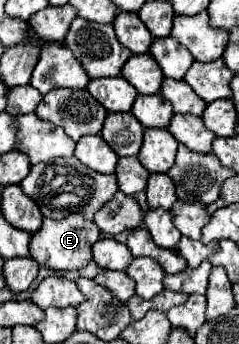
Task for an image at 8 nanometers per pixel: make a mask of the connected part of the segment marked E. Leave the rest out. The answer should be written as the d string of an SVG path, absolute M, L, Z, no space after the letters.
M69 214L61 220L43 218L43 226L33 234L29 244L29 256L39 262L41 266L53 268L53 270L79 270L89 264L93 258L91 246L99 240L101 230L93 220L87 220L83 214Z

